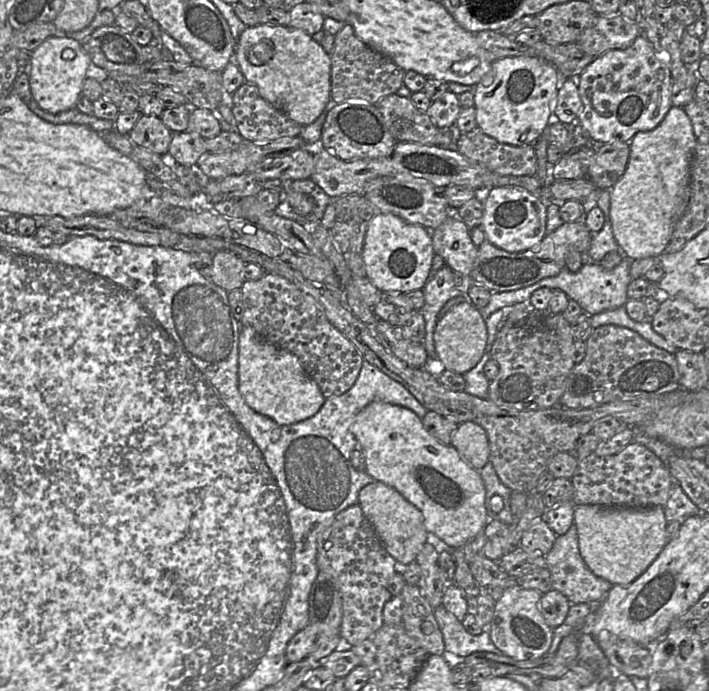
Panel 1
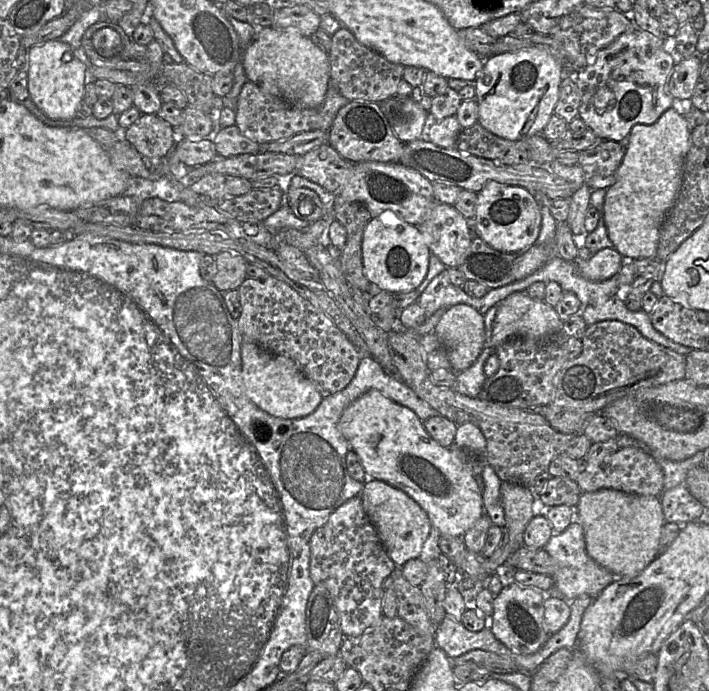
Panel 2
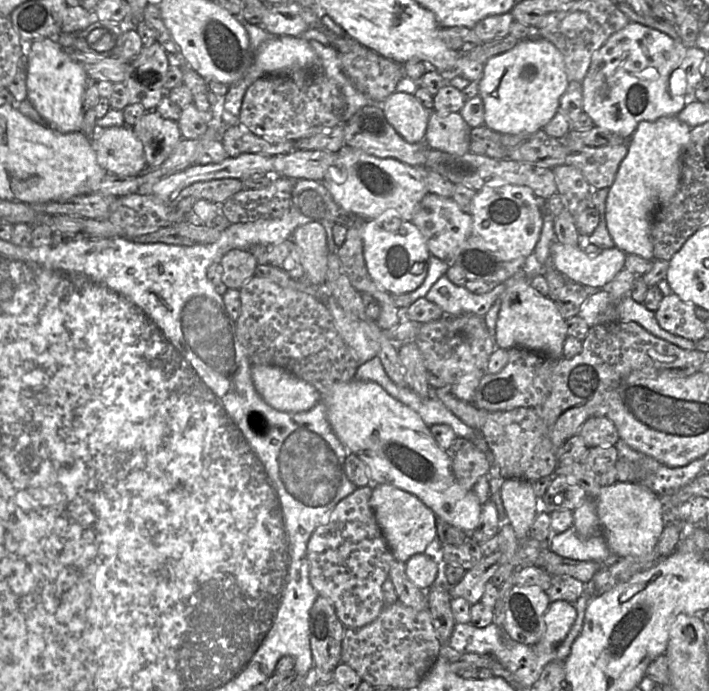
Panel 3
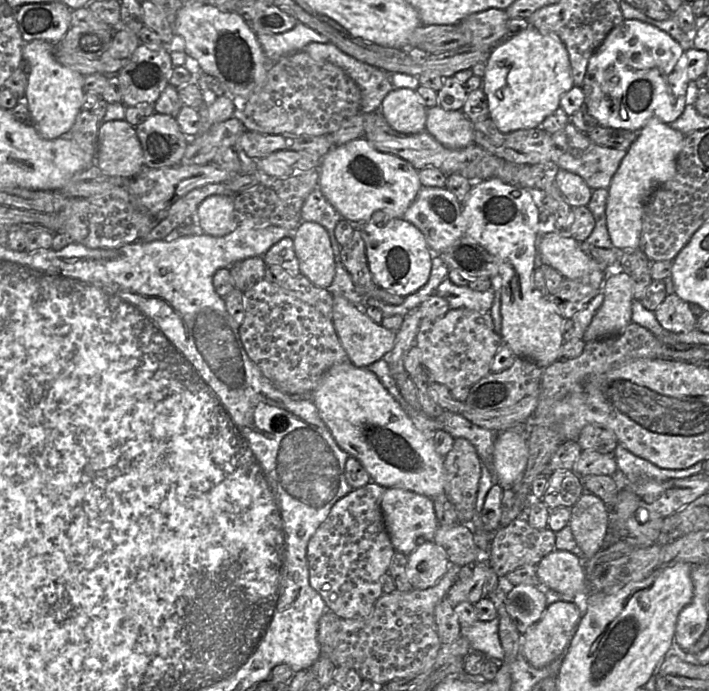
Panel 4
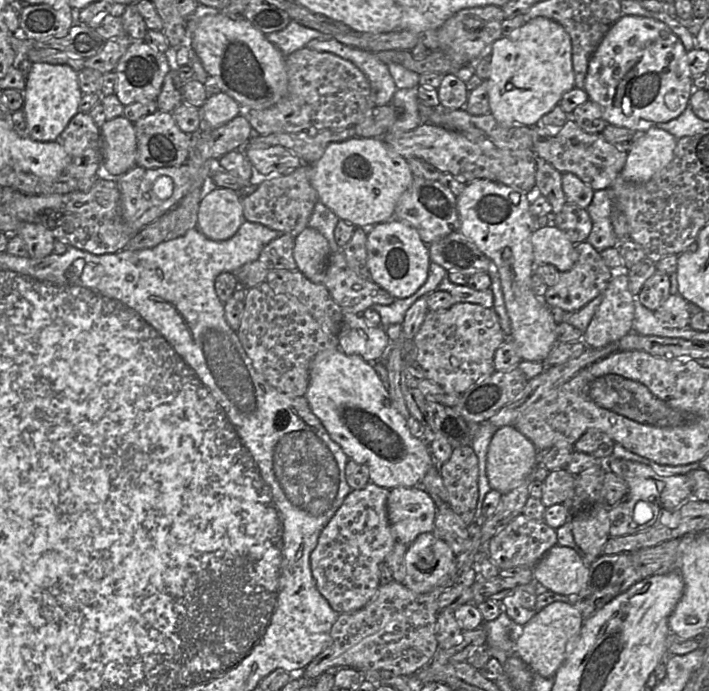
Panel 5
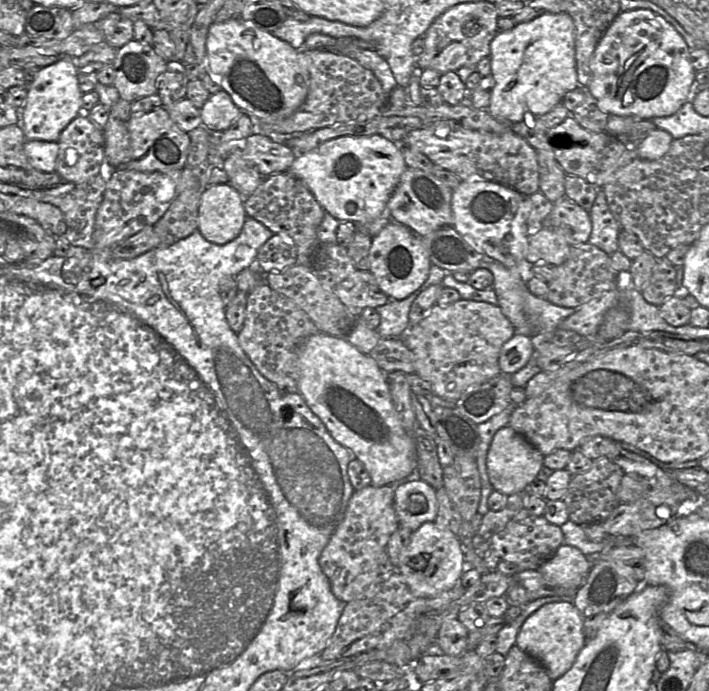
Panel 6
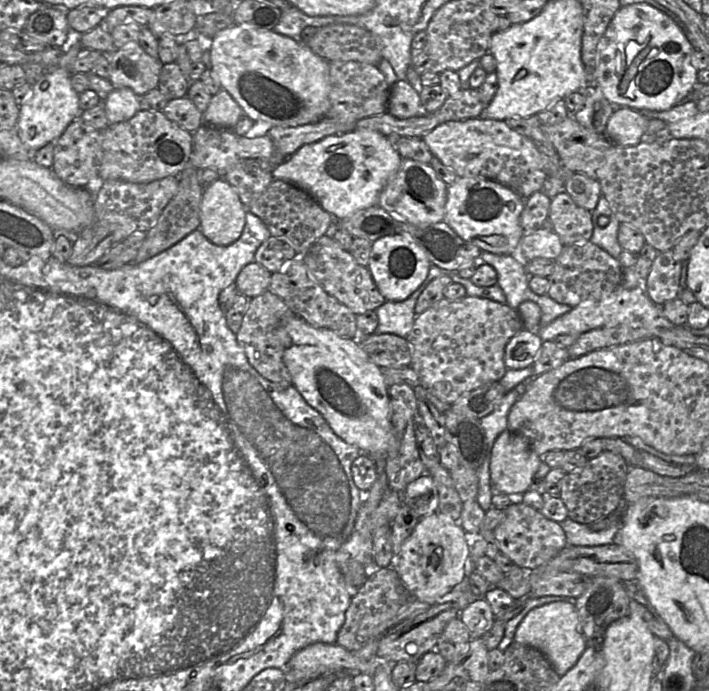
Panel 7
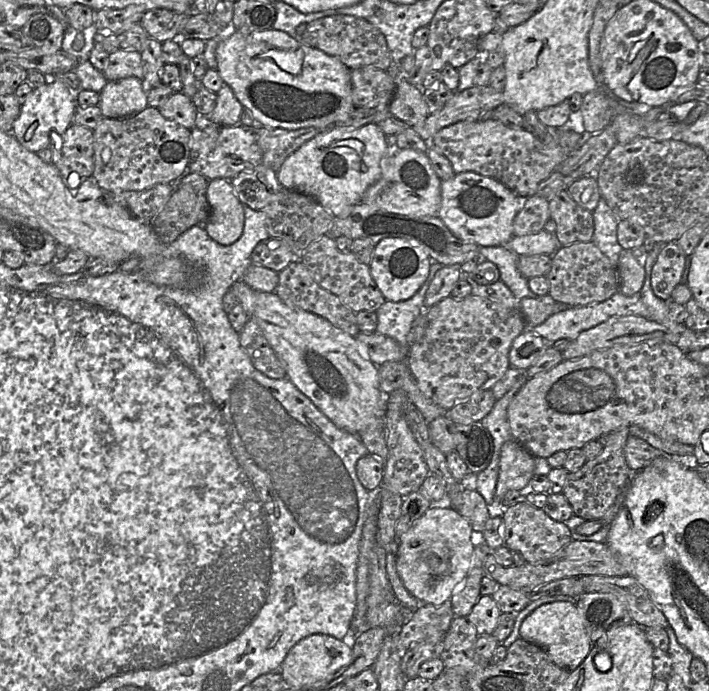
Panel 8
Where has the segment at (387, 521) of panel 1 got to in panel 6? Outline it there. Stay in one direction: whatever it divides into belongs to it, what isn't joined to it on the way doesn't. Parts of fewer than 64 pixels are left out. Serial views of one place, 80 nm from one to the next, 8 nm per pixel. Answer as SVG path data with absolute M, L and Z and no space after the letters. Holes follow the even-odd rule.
M417 473L398 484L394 489L394 509L399 526L407 527L414 532L423 523L433 522L438 509L436 491L431 485L419 479Z

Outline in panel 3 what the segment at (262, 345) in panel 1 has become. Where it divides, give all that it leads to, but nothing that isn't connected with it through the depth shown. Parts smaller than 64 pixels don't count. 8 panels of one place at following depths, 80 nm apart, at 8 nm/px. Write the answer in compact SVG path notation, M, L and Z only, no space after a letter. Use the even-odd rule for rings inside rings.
M252 364L251 376L258 394L276 410L300 413L321 401L322 394L313 385L281 367Z

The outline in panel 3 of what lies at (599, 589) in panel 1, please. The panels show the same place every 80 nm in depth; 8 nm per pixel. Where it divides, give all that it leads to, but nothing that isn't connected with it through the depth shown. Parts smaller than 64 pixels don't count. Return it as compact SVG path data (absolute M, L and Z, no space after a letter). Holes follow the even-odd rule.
M571 526L562 533L552 533L548 548L563 558L575 561L594 561L600 565L611 565L619 559L608 548L601 529L597 535L582 538Z

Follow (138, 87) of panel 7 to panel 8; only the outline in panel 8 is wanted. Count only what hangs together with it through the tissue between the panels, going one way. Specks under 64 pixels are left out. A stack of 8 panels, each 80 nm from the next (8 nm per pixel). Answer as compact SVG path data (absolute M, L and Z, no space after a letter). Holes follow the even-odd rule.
M119 49L109 55L108 65L102 71L108 81L136 77L143 80L143 63L141 52Z

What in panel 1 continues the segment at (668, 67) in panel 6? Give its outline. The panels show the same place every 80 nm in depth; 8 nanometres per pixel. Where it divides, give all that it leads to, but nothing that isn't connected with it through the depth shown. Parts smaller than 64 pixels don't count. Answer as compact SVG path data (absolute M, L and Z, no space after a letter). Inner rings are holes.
M643 34L627 48L609 50L594 58L576 80L581 98L578 121L596 142L628 142L637 132L657 127L672 106L669 68L657 59L652 44Z

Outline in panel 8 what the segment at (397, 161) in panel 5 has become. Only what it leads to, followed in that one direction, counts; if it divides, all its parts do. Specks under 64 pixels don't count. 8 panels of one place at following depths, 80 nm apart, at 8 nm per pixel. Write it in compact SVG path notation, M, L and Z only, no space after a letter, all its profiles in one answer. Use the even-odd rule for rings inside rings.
M377 124L360 128L333 126L292 153L277 171L277 179L284 188L314 198L334 218L345 215L379 179L381 161L389 154L385 137Z

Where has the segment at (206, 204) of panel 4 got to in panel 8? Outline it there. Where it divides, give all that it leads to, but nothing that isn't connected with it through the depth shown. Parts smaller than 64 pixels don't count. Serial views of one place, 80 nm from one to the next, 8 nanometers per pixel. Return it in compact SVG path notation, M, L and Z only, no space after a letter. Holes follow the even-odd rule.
M213 179L206 189L209 215L203 227L220 245L229 246L242 235L245 225L243 204L227 179Z

